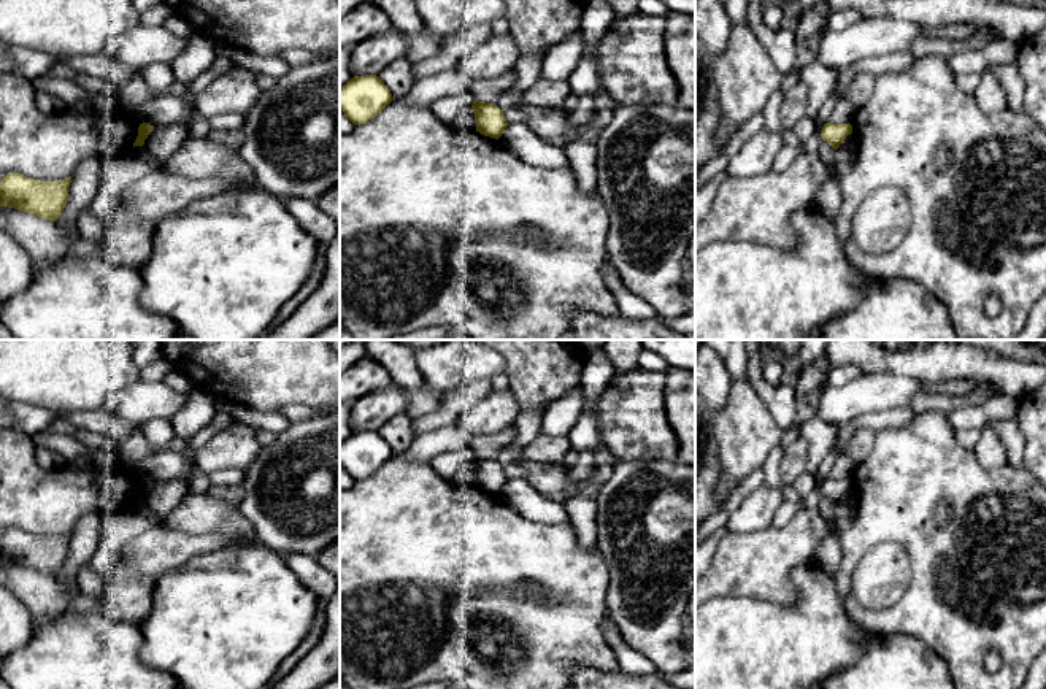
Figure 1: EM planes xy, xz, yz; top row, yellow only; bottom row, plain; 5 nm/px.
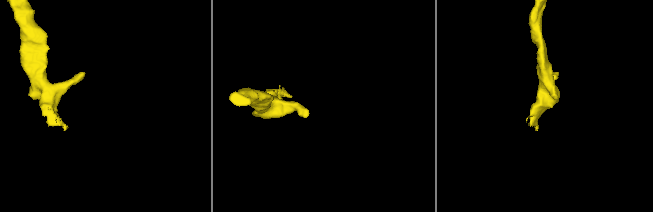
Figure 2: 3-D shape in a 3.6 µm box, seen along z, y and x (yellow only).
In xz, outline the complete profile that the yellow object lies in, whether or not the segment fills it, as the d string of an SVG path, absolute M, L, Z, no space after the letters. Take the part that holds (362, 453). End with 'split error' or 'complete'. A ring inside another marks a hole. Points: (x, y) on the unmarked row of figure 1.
M376 430L354 432L340 443L340 465L354 479L365 479L394 456Z; complete

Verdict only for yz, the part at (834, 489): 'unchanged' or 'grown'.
unchanged

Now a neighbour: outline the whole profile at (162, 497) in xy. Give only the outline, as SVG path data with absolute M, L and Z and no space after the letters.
M168 479L156 481L154 486L144 495L144 503L152 513L163 519L168 516L178 503L192 491L189 479Z

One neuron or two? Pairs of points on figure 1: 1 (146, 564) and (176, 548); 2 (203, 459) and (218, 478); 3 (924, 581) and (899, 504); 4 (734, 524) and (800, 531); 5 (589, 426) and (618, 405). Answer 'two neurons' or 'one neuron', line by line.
1: one neuron
2: two neurons
3: one neuron
4: two neurons
5: two neurons

